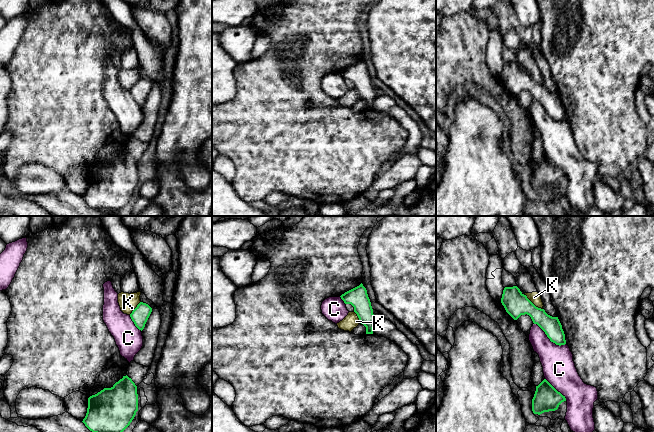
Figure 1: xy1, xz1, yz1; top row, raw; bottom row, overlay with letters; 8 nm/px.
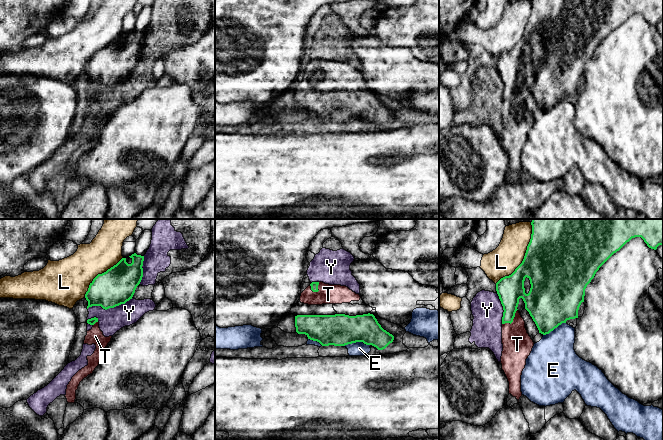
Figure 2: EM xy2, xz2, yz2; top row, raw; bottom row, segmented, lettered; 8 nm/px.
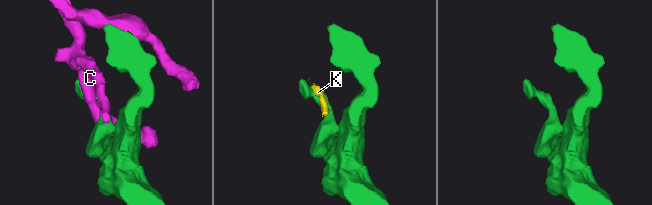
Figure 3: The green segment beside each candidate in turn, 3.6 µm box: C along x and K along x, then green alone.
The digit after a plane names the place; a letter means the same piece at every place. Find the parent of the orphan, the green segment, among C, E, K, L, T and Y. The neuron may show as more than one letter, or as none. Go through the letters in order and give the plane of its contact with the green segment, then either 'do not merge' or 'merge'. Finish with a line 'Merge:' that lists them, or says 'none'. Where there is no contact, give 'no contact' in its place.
C: yz1 | do not merge
E: xz2 | do not merge
K: yz1 | do not merge
L: yz2 | do not merge
T: yz2 | merge
Y: xy2 | do not merge
Merge: T

